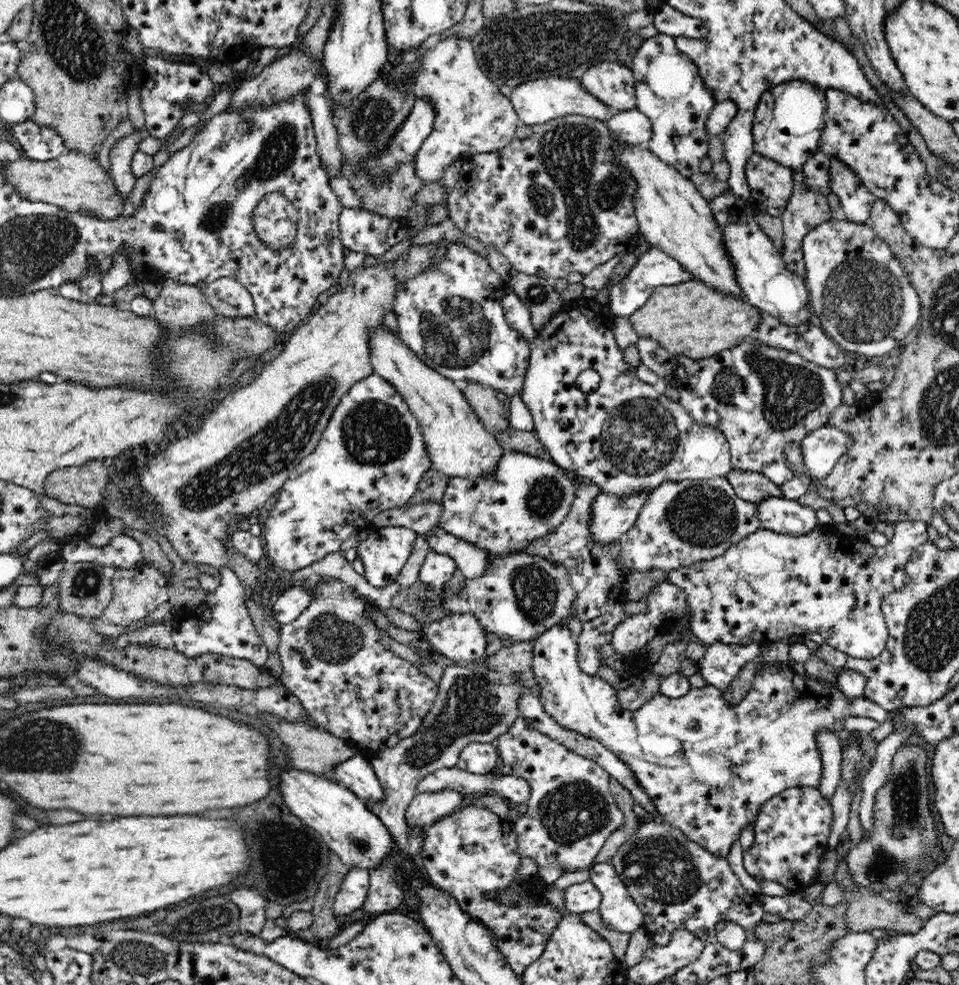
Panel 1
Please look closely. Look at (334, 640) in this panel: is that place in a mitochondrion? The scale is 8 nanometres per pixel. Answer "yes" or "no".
yes

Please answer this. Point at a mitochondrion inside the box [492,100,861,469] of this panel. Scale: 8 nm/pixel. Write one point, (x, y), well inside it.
(569, 154)

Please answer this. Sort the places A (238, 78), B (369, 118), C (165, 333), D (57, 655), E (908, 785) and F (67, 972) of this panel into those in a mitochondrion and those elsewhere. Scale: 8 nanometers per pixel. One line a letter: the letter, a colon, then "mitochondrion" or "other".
A: other
B: mitochondrion
C: other
D: mitochondrion
E: mitochondrion
F: other

